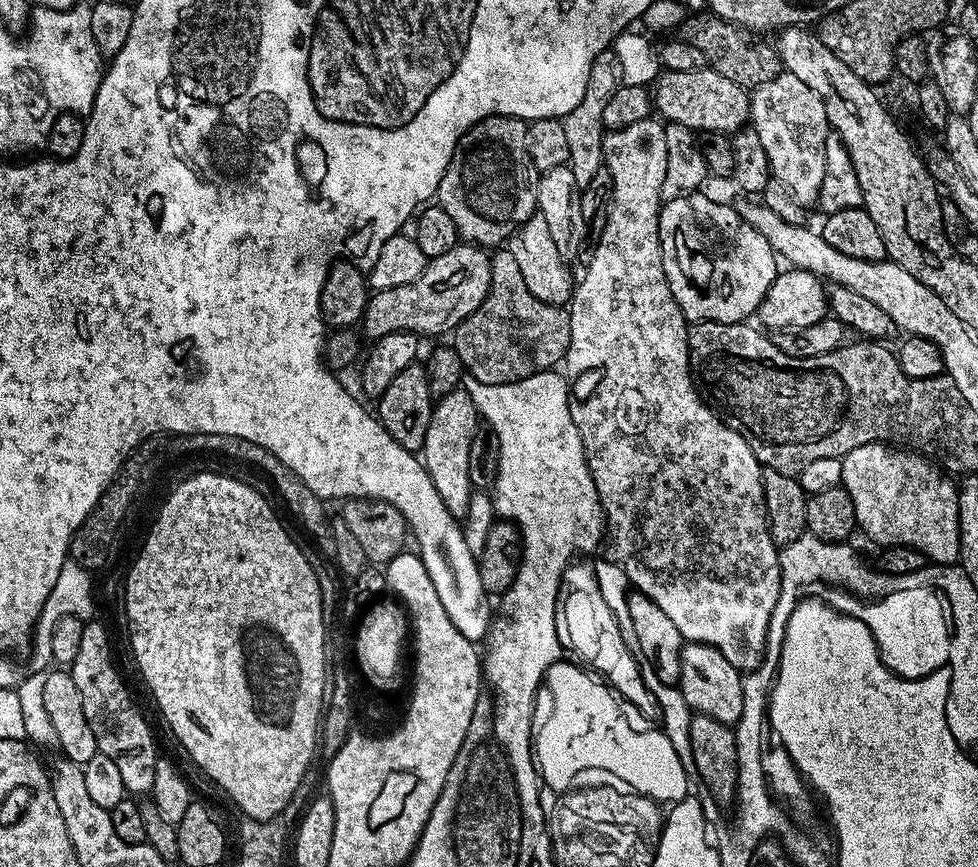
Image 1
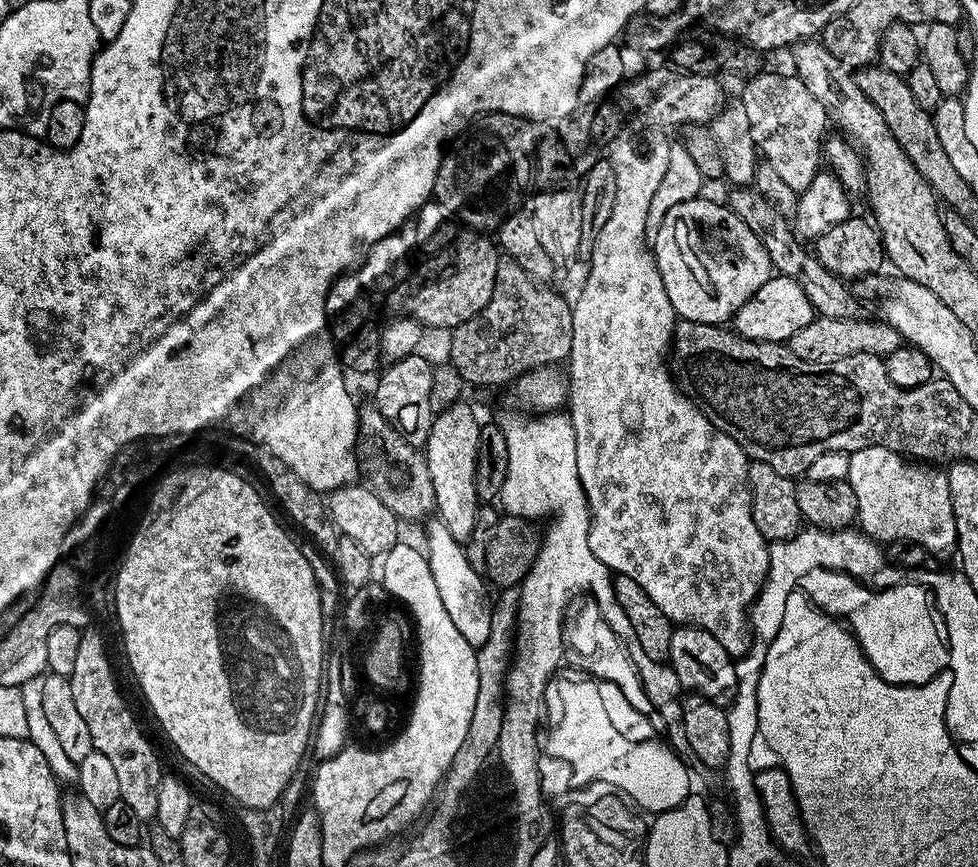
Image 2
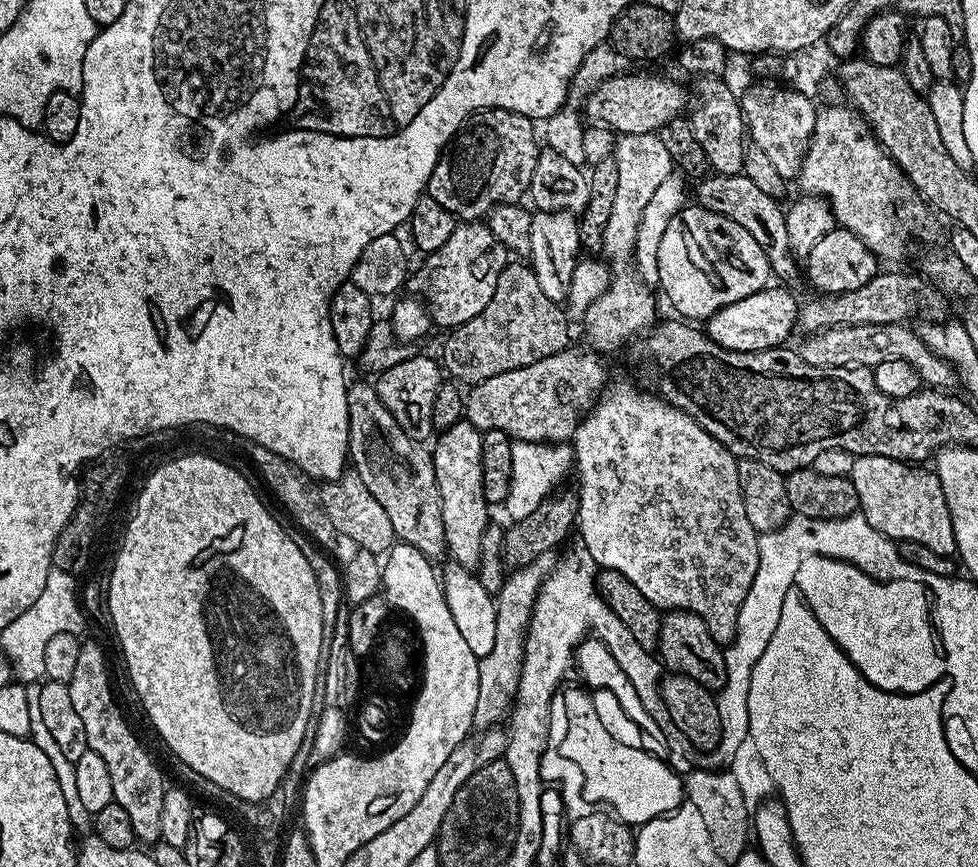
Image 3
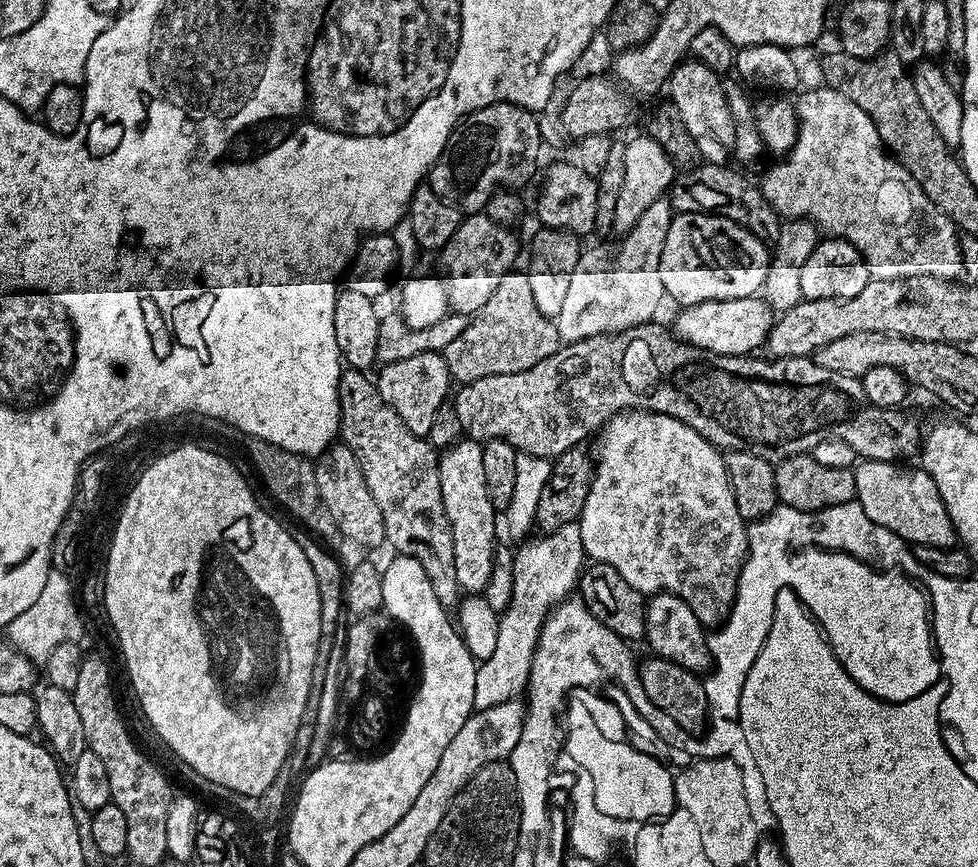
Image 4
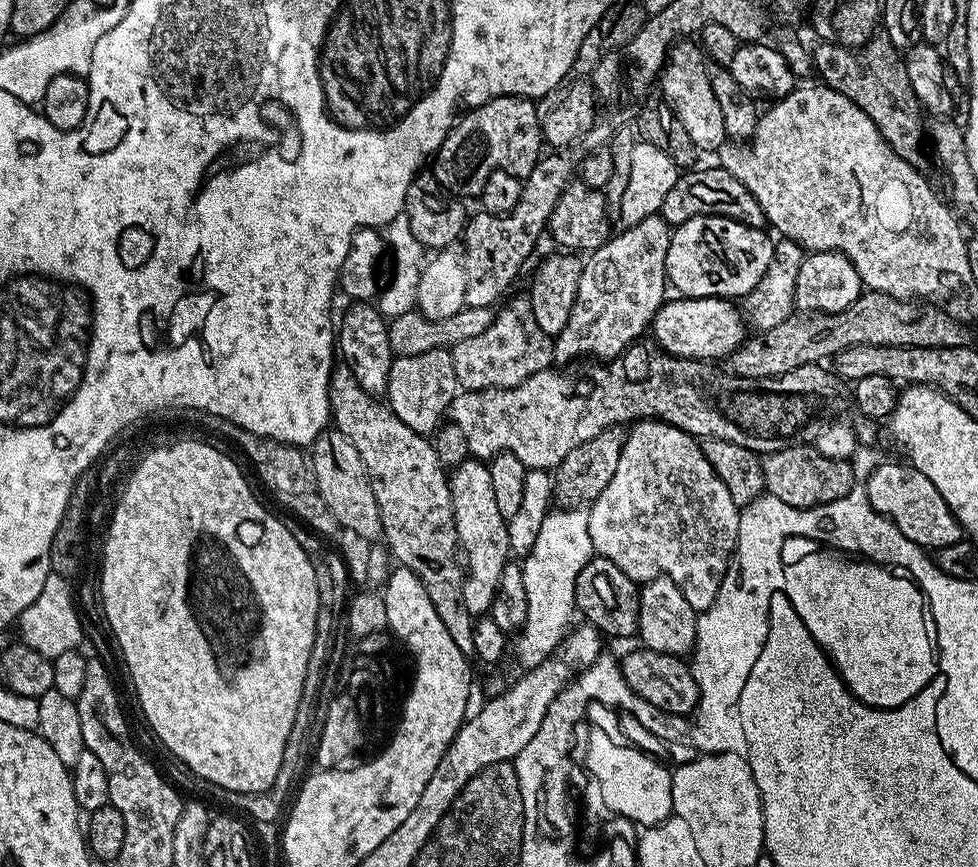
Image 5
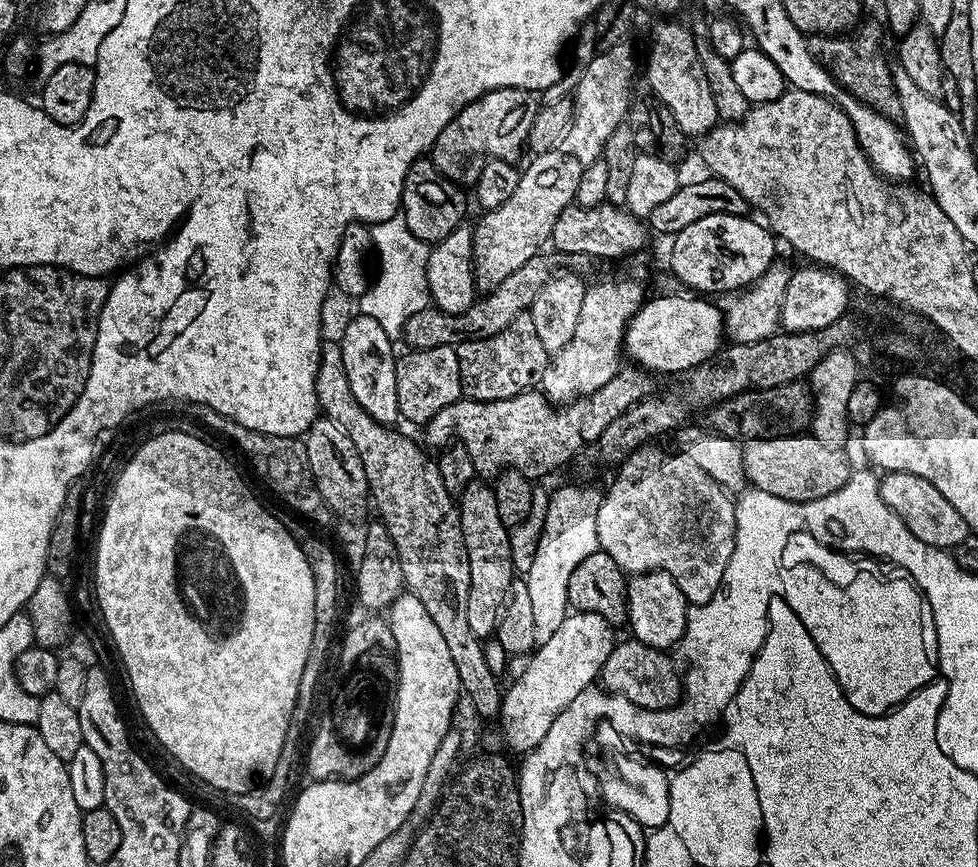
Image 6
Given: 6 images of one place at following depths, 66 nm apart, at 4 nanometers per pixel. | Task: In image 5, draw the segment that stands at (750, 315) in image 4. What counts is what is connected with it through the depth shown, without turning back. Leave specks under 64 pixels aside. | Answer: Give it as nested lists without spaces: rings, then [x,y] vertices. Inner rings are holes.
[[[718,296],[675,299],[669,299],[661,304],[659,312],[650,325],[650,332],[656,335],[655,343],[667,355],[681,356],[687,360],[715,362],[723,356],[731,357],[741,347],[740,335],[743,334],[745,325],[742,323],[741,309],[737,305],[736,309],[731,299]]]

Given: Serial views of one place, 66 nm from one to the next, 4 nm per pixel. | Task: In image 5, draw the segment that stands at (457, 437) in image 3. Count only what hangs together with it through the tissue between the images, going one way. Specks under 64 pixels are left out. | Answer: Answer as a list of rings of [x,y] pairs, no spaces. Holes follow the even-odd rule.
[[[469,458],[456,465],[451,469],[448,489],[452,495],[456,539],[460,542],[462,560],[466,565],[462,602],[466,602],[466,610],[470,610],[474,618],[480,618],[490,612],[504,567],[510,562],[506,521],[494,503],[494,486],[485,461]]]

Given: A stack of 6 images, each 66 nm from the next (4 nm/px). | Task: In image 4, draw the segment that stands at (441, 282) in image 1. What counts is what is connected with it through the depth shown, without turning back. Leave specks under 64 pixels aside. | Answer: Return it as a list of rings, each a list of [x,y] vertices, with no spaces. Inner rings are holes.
[[[468,214],[463,217],[454,230],[454,238],[439,253],[444,263],[448,288],[448,307],[453,313],[471,317],[486,302],[490,294],[498,290],[498,282],[510,271],[513,271],[516,260],[516,240],[507,227],[501,226],[487,214]]]

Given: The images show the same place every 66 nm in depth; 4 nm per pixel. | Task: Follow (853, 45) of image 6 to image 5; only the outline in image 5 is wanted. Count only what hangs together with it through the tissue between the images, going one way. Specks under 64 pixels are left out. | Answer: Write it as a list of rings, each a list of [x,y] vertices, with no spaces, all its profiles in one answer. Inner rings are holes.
[[[883,34],[877,35],[872,43],[865,44],[863,48],[844,48],[841,44],[831,42],[820,42],[817,45],[810,60],[814,72],[816,68],[817,74],[824,79],[821,81],[838,94],[850,98],[854,106],[863,110],[891,146],[892,152],[898,154],[898,158],[907,164],[919,165],[924,148],[926,152],[926,120],[910,86],[905,57]]]

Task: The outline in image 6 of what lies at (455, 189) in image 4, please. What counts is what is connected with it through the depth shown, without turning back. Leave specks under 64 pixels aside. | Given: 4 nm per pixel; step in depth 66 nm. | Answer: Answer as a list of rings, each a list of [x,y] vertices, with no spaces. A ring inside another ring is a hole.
[[[499,88],[482,94],[466,105],[445,126],[442,134],[438,134],[430,149],[432,164],[455,184],[475,185],[478,174],[482,174],[482,166],[486,166],[488,160],[512,162],[520,151],[525,151],[537,107],[537,97],[521,88]]]

